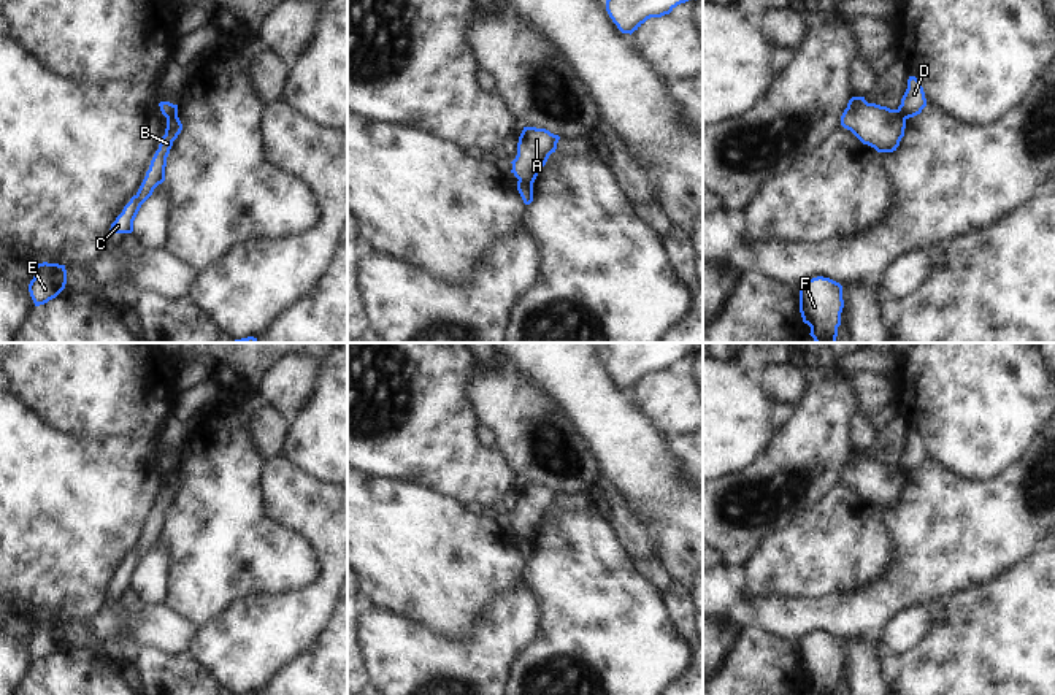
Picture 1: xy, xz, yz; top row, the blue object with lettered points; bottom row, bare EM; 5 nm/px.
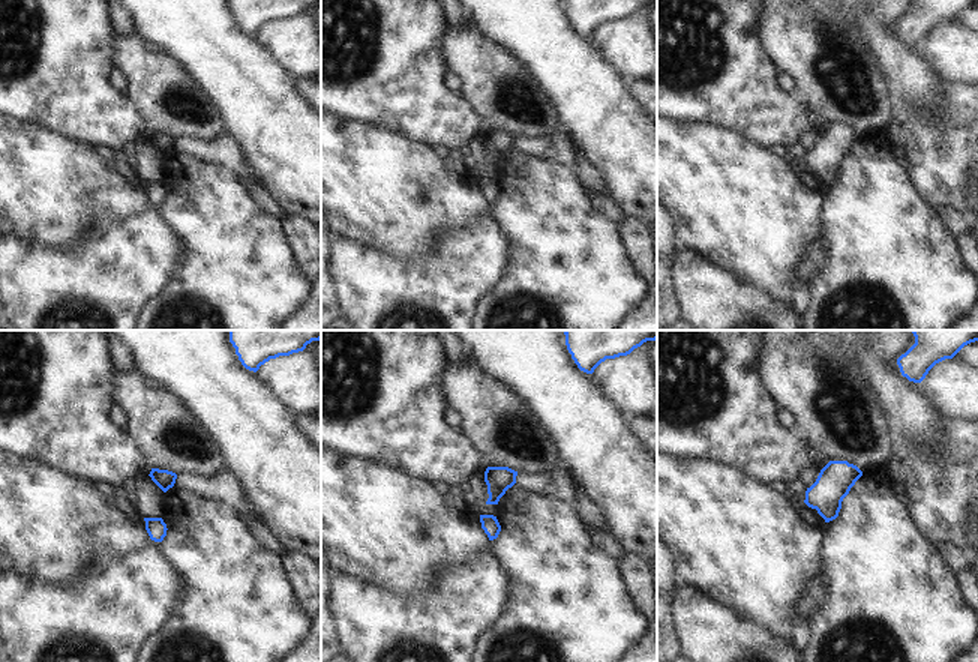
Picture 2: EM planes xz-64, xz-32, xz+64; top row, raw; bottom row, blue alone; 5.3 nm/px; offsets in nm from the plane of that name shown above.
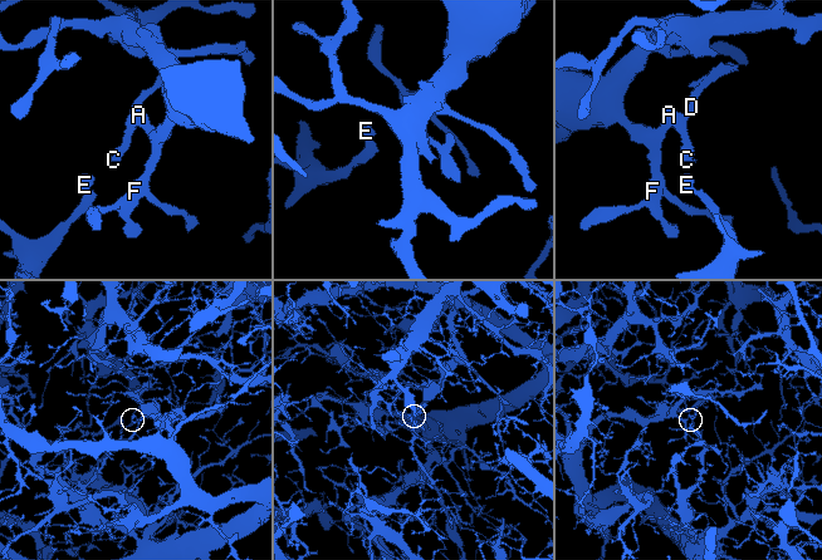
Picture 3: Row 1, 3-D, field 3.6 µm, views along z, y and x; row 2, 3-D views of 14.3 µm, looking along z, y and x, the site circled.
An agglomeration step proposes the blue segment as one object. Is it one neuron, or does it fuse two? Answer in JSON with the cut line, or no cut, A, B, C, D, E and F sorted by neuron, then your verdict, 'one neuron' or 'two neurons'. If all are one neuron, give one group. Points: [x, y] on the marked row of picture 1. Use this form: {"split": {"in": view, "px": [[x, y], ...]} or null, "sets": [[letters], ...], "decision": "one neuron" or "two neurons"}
{"split": {"in": "xz", "px": [[519, 178], [532, 186]]}, "sets": [["A", "B", "C", "E", "F"], ["D"]], "decision": "two neurons"}

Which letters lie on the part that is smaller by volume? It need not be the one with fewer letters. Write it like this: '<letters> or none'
D

